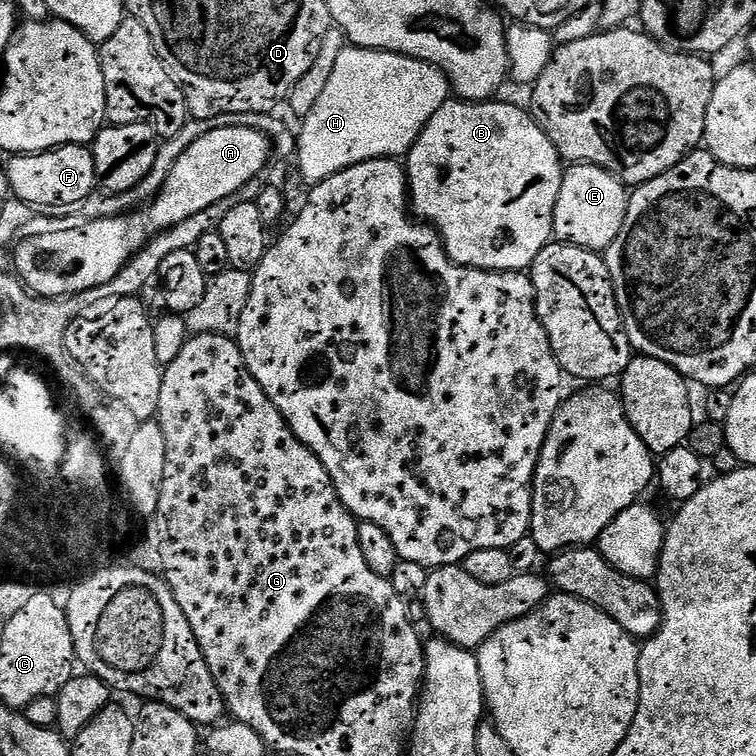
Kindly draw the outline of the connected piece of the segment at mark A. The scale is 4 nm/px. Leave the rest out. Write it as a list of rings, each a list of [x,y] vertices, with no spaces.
[[[253,128],[210,130],[210,134],[202,134],[202,138],[198,138],[198,142],[194,142],[194,146],[190,146],[190,150],[186,150],[186,154],[178,158],[178,162],[174,162],[170,178],[166,178],[159,192],[151,197],[150,203],[143,210],[133,210],[122,216],[111,216],[101,220],[89,218],[85,224],[80,224],[77,228],[60,228],[57,232],[44,232],[41,236],[32,236],[29,240],[21,239],[14,248],[16,273],[29,291],[45,298],[79,296],[82,292],[101,288],[102,285],[110,283],[154,236],[159,236],[169,228],[186,222],[186,218],[194,218],[194,214],[202,214],[202,210],[210,206],[231,201],[255,176],[265,171],[268,156],[270,160],[272,155],[273,150],[268,137],[258,130]]]

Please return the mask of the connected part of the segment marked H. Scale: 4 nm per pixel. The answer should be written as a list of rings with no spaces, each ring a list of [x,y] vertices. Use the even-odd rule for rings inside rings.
[[[346,46],[342,54],[338,54],[338,62],[334,62],[334,71],[318,102],[314,102],[314,110],[303,117],[301,124],[304,125],[298,128],[298,161],[305,185],[321,184],[326,178],[358,162],[403,157],[412,149],[430,118],[438,114],[449,98],[447,76],[430,62],[415,60],[397,52],[376,52],[372,48]]]

